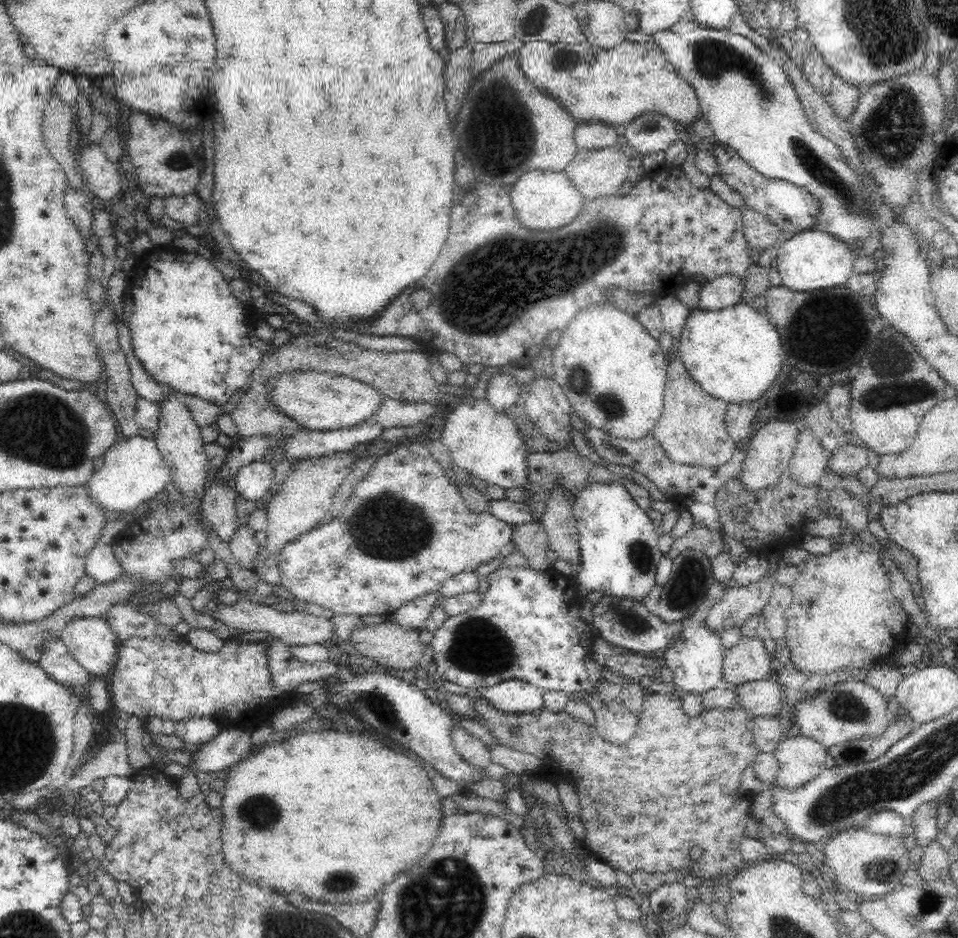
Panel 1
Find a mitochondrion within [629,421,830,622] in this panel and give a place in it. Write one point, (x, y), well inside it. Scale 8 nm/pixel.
(682, 589)

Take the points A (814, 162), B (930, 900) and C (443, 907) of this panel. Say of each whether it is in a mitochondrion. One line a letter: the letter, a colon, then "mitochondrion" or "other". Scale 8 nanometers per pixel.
A: mitochondrion
B: mitochondrion
C: mitochondrion

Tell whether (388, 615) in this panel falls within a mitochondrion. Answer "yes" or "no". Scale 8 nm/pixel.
no

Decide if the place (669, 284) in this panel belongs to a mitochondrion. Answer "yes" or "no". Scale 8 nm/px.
no

